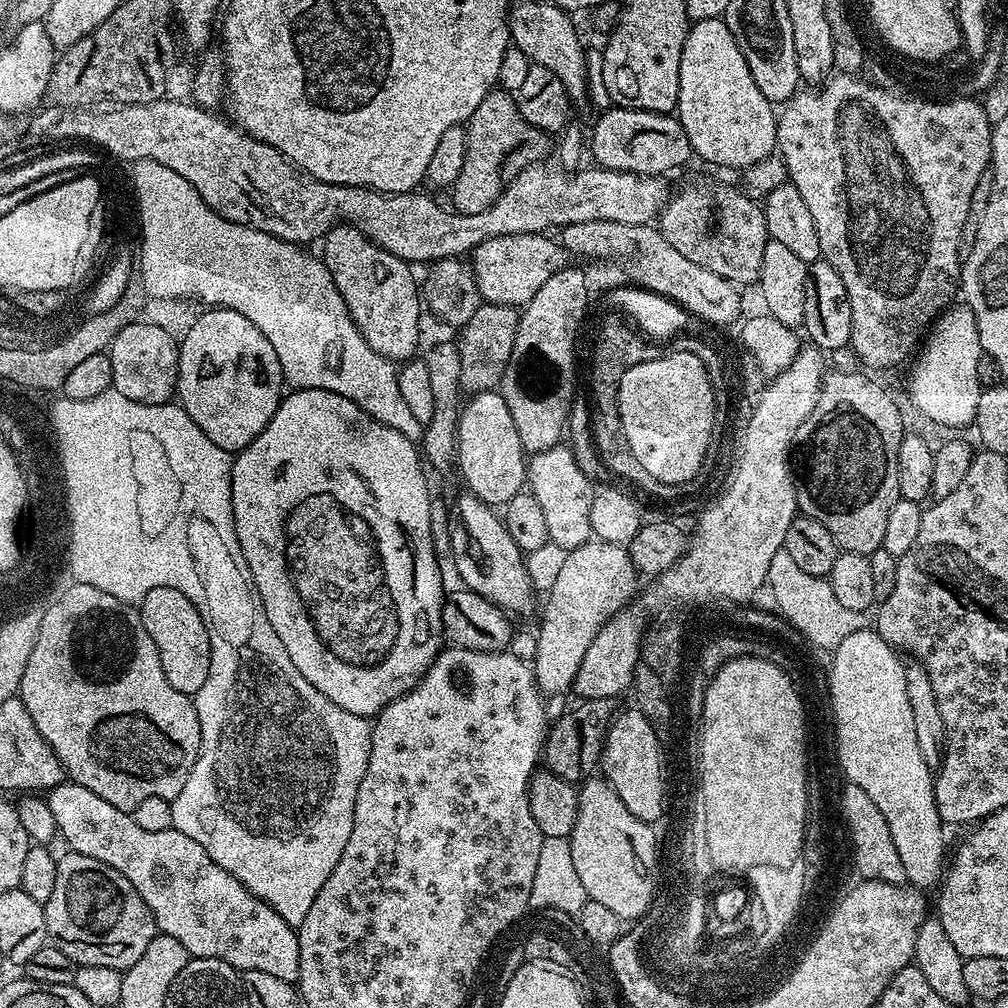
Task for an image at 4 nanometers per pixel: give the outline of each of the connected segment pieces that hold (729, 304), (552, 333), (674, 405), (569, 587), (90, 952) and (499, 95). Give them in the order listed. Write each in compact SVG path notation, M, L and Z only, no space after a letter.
M595 220L566 224L559 232L558 243L570 254L585 256L588 262L594 261L597 255L625 261L632 276L636 277L637 287L674 301L695 319L722 326L732 323L740 314L739 291L732 282L683 257L655 225Z
M575 266L558 270L544 283L542 290L538 290L538 294L534 294L534 298L530 298L530 302L523 305L519 313L513 352L498 391L506 402L506 407L510 409L510 418L514 418L518 438L528 454L550 450L565 439L564 427L568 424L568 411L572 408L572 395L576 392L576 331L580 328L580 319L583 318L590 301L583 276L583 271Z
M669 351L626 370L618 403L628 451L642 462L645 476L679 486L701 475L700 467L712 444L718 411L708 371L697 356Z
M595 538L567 552L557 581L547 589L546 604L536 638L533 676L536 687L546 696L560 694L576 681L578 667L586 649L602 628L624 607L631 603L638 573L627 549L621 544L606 543Z
M71 850L65 853L64 857L61 855L56 861L58 874L54 890L43 904L48 940L77 966L114 966L121 970L134 966L134 962L142 958L146 946L150 946L152 939L158 935L156 920L146 902L142 902L138 890L134 890L134 886L130 886L130 882L126 882L118 870L106 866L106 862L98 862L98 858L90 858Z
M493 90L478 102L478 110L466 122L466 154L461 173L450 187L451 207L462 214L486 210L502 190L524 168L539 164L548 152L549 133L538 130L522 118L511 91Z

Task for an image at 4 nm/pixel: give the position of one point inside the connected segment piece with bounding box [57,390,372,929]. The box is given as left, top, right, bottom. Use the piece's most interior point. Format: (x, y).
(271, 796)

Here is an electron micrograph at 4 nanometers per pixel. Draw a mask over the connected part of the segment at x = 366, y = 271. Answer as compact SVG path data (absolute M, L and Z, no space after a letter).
M337 224L336 227L331 228L322 237L323 244L324 264L330 270L334 278L334 286L338 294L342 294L352 321L358 326L362 338L366 338L368 345L388 360L403 362L413 359L420 348L419 322L422 315L422 299L418 280L412 277L412 272L408 269L411 268L409 261L382 250L382 246L378 246L373 240L368 240L366 234L362 234L350 224Z

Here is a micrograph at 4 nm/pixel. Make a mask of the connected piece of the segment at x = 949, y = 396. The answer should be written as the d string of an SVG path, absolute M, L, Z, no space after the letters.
M963 302L945 308L932 321L930 331L918 352L920 361L913 366L912 377L908 380L913 406L926 419L944 428L964 428L967 424L969 427L975 421L978 398L982 391L977 375L981 353L978 318L974 318L974 310L970 310L970 306Z

